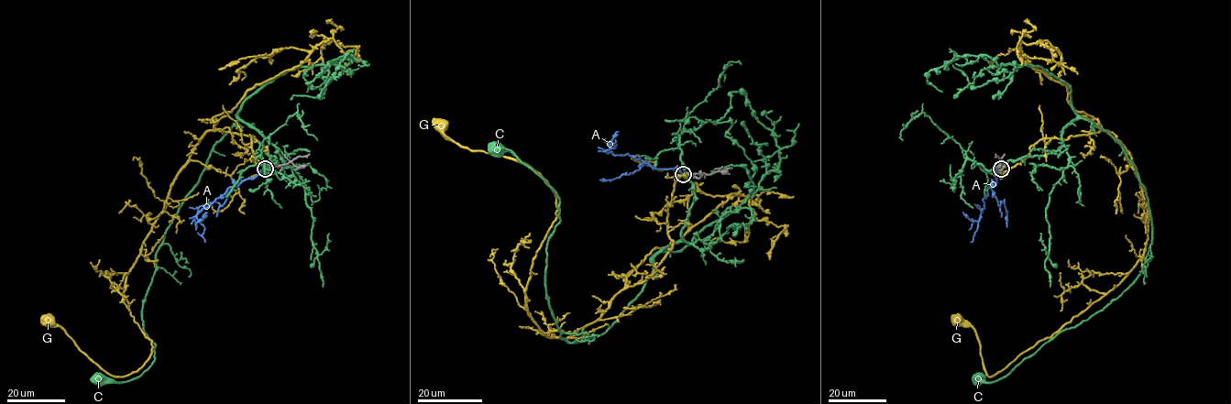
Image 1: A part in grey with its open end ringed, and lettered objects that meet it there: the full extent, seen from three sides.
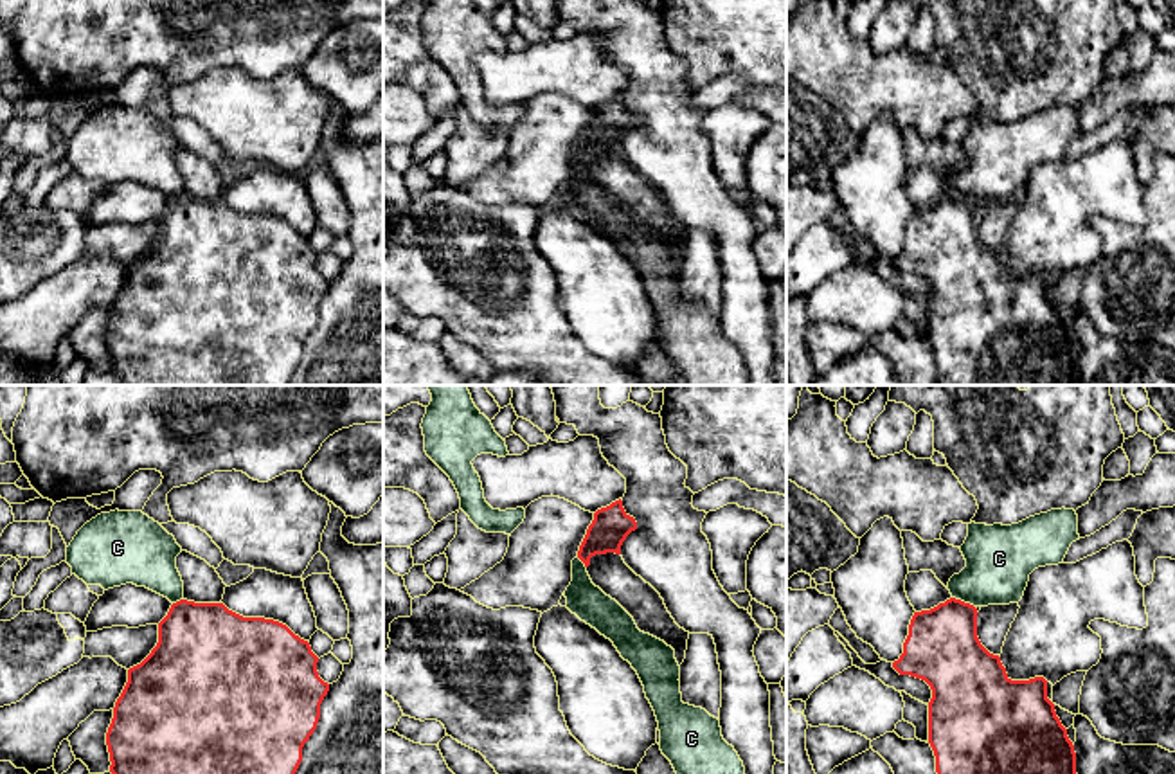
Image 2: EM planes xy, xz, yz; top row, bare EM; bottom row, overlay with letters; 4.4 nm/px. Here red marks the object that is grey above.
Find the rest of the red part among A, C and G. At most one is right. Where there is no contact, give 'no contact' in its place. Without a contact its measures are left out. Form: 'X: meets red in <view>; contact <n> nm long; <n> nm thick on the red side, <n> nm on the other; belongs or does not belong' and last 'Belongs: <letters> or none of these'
A: no contact; belongs
C: meets red in yz; contact 120 nm long; 320 nm thick on the red side, 300 nm on the other; does not belong
G: no contact; does not belong
Belongs: A

